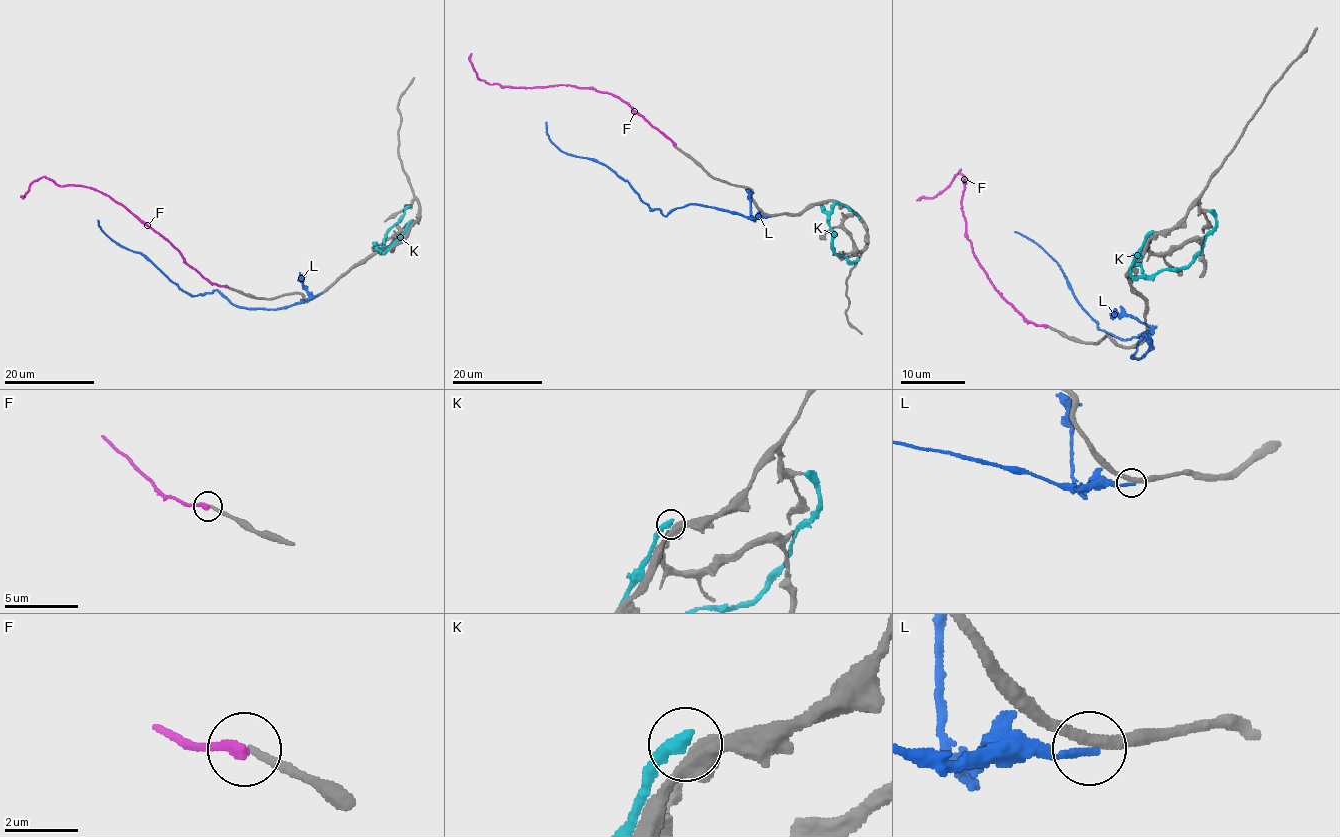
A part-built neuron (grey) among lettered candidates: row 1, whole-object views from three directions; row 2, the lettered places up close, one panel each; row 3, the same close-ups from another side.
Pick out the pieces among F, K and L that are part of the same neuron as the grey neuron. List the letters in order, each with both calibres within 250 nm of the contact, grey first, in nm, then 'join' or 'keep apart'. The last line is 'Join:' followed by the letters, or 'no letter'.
F: calibres 240 and 360 nm; keep apart
K: calibres 480 and 400 nm; keep apart
L: calibres 280 and 240 nm; keep apart
Join: no letter

